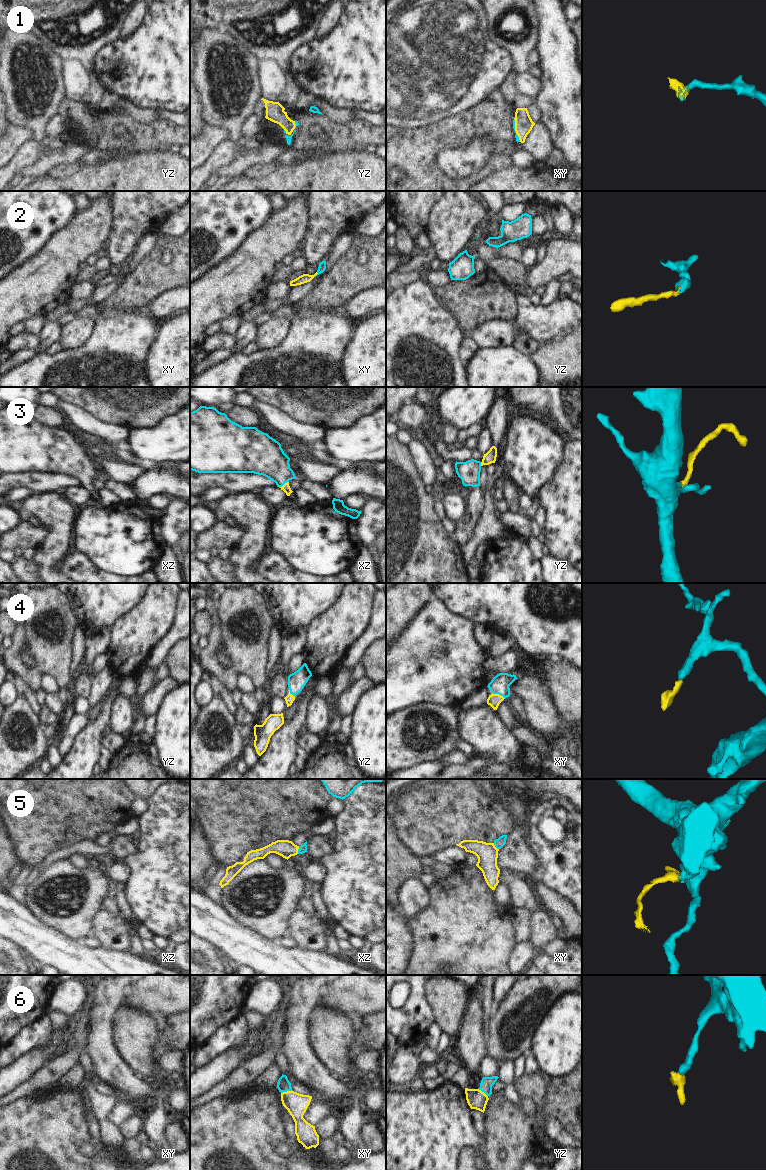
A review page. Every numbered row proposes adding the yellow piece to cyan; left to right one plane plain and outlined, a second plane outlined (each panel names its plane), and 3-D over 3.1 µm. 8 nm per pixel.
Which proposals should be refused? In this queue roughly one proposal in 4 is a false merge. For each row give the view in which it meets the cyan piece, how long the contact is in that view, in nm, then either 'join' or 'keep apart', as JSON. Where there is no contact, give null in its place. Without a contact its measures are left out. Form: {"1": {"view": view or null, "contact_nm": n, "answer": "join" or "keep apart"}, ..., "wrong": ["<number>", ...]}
{"1": {"view": "xy", "contact_nm": 190, "answer": "join"}, "2": {"view": "xy", "contact_nm": 40, "answer": "join"}, "3": {"view": "xz", "contact_nm": 90, "answer": "join"}, "4": {"view": "xy", "contact_nm": 120, "answer": "join"}, "5": {"view": "xy", "contact_nm": 70, "answer": "join"}, "6": {"view": "xy", "contact_nm": 100, "answer": "join"}, "wrong": []}

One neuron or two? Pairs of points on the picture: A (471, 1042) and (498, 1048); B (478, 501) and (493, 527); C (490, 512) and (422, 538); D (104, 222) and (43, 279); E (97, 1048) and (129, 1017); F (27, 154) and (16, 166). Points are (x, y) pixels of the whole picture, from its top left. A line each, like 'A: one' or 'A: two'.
A: two
B: two
C: two
D: one
E: two
F: one

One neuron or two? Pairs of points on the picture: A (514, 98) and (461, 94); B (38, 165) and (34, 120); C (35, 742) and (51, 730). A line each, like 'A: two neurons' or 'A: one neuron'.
A: two neurons
B: two neurons
C: two neurons

